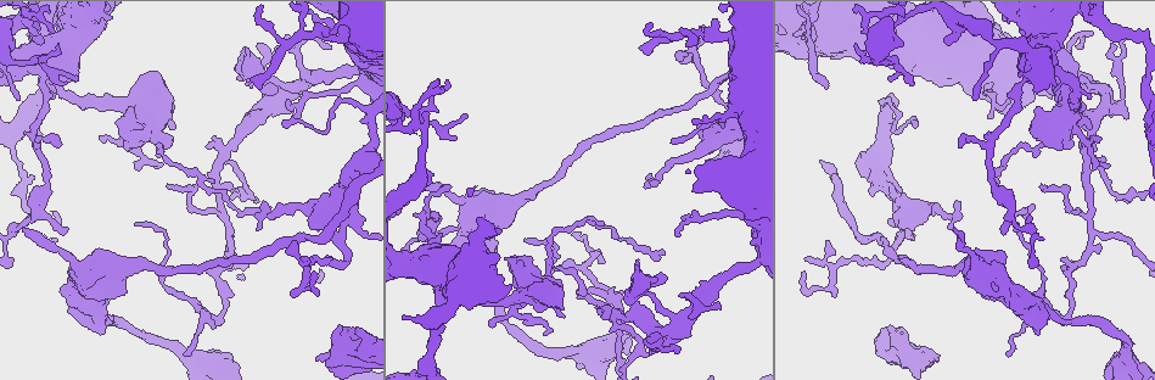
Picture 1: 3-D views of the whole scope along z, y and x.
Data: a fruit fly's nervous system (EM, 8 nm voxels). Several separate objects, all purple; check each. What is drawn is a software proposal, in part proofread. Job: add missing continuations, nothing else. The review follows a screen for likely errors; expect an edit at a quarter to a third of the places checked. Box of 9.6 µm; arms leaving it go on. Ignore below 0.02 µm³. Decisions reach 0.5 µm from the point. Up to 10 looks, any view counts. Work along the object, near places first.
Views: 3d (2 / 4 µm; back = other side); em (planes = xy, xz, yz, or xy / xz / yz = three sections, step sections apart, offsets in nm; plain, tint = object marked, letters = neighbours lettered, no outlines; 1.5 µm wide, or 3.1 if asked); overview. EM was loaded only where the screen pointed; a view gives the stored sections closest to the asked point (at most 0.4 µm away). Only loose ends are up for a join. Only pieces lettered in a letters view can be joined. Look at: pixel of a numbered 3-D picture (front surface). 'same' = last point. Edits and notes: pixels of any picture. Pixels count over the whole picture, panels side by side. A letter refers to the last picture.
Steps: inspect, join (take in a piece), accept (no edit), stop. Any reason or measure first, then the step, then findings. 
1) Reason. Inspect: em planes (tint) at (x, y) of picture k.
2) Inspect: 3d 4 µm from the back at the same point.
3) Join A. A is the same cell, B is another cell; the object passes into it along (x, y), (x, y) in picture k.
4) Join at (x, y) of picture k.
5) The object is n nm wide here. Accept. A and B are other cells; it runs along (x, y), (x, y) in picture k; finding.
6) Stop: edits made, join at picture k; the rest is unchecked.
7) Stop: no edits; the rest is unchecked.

Branch stops here. Inspect: em yz step 4 (tint) at (1006, 352) of picture 1.

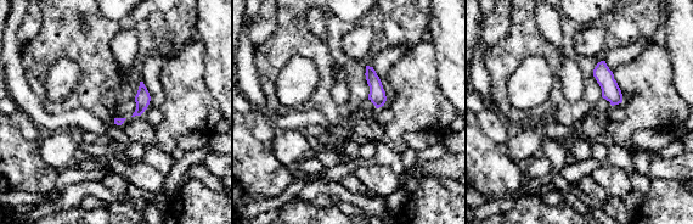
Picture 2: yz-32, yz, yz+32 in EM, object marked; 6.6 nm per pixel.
Another direction. Inspect: em xy step 4 (letters) at the same point.

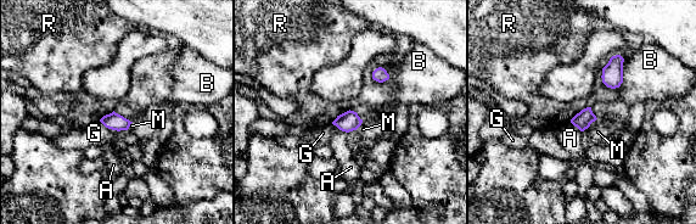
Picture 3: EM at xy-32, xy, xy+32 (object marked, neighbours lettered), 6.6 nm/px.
The object is 120 nm wide here. Accept. A, B, G, M and R are other cells; a border runs along (371, 72), (379, 82), (389, 78) in picture 3; no lettered piece goes on from it.

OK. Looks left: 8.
Thick end. Inspect: em planes (letters) at (935, 361) of picture 1.

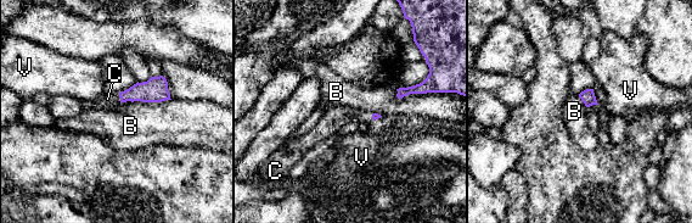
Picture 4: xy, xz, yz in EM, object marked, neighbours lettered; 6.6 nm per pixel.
Join C. C is the same cell, B and V are other cells; the object passes into it along (588, 96), (591, 105), (592, 115) in picture 4; it goes on there.

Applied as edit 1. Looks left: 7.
Inspect: overview.

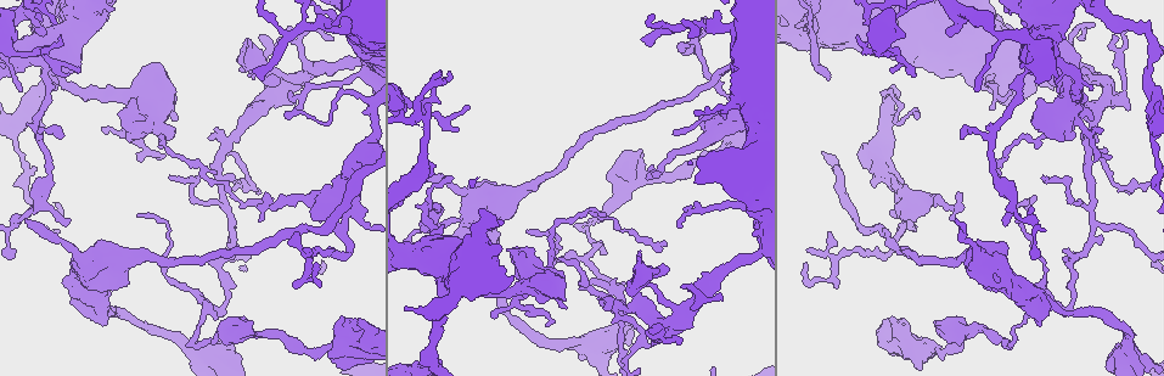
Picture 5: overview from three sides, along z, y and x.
Tapers out. Inspect: em xy step 8 (letters) at (26, 218) of picture 5.

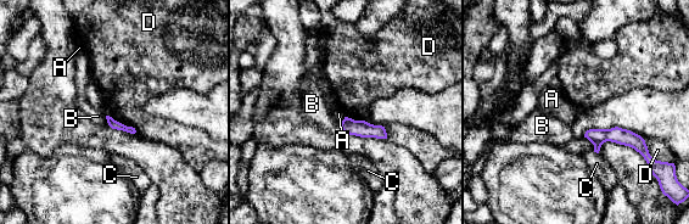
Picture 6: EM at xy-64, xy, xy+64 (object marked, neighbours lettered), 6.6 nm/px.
Accept. A, B, C and D are other cells; a border runs along (106, 115), (130, 126), (136, 132) in picture 6; no lettered piece goes on from it.

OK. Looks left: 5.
Stop: edits made, join at picture 4; the rest is unchecked.

